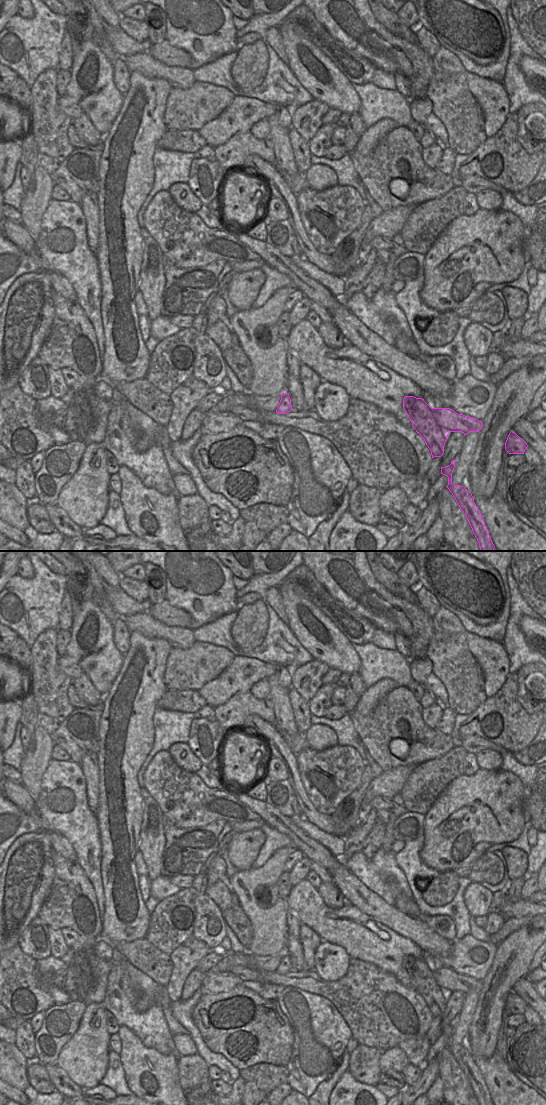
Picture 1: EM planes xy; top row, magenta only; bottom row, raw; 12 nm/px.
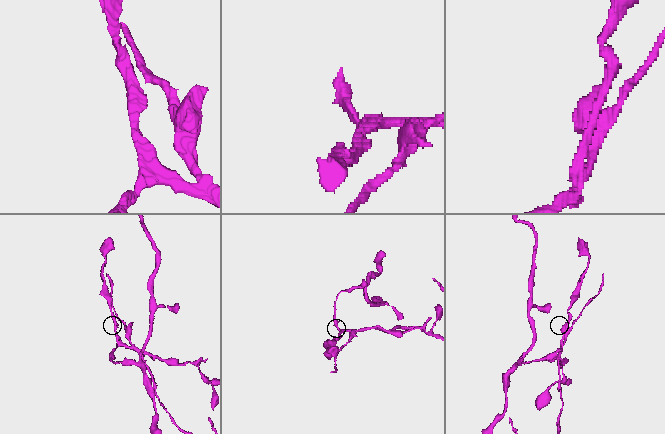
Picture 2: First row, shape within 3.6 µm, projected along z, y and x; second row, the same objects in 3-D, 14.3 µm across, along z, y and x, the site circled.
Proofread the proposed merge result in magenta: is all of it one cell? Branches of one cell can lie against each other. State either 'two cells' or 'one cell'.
two cells

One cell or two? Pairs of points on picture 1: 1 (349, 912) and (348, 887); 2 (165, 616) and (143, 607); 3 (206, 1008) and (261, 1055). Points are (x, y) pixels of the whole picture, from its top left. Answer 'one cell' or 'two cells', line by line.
1: two cells
2: two cells
3: one cell

